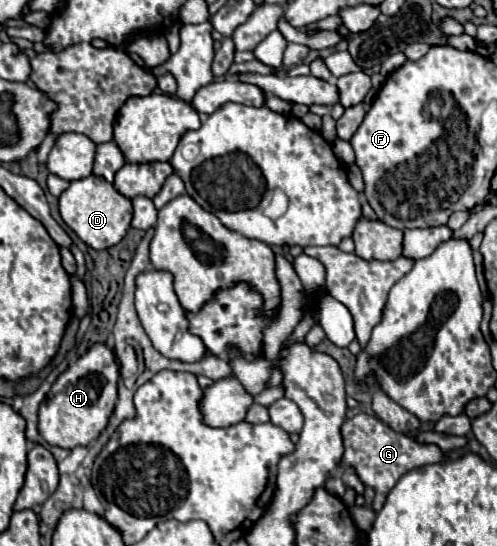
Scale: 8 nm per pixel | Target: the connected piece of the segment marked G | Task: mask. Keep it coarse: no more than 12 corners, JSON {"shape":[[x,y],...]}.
{"shape":[[374,415],[342,425],[344,465],[374,487],[380,511],[398,479],[442,461]]}

